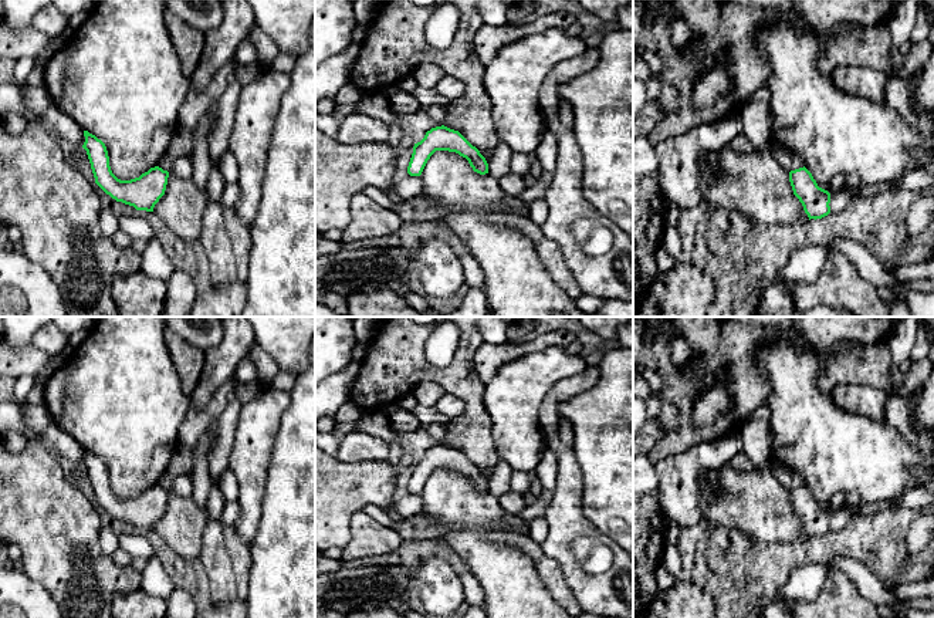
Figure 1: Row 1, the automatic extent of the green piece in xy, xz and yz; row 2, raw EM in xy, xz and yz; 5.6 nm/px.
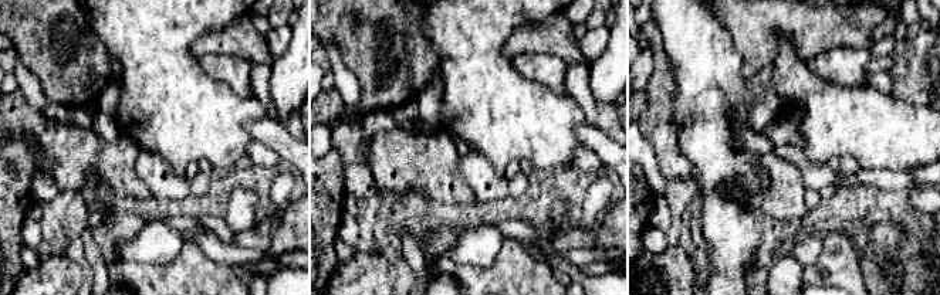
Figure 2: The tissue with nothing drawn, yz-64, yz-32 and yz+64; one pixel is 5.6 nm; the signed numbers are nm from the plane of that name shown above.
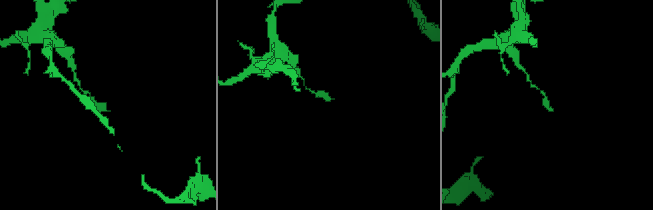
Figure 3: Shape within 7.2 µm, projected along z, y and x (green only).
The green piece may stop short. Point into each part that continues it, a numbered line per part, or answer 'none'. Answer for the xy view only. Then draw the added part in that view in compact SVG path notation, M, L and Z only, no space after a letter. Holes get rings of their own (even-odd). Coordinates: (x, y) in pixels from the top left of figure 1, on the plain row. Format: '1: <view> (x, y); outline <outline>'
none

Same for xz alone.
none

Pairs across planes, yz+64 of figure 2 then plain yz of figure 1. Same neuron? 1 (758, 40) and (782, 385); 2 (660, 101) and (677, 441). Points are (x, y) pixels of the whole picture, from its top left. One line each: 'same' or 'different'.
1: different
2: same

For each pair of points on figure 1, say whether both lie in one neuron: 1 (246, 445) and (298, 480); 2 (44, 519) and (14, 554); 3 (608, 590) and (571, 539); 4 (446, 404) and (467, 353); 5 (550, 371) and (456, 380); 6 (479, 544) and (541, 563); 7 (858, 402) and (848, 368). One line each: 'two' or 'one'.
1: two
2: two
3: one
4: two
5: two
6: two
7: two

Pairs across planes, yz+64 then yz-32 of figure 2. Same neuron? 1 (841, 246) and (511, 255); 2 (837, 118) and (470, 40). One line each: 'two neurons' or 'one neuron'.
1: one neuron
2: one neuron

